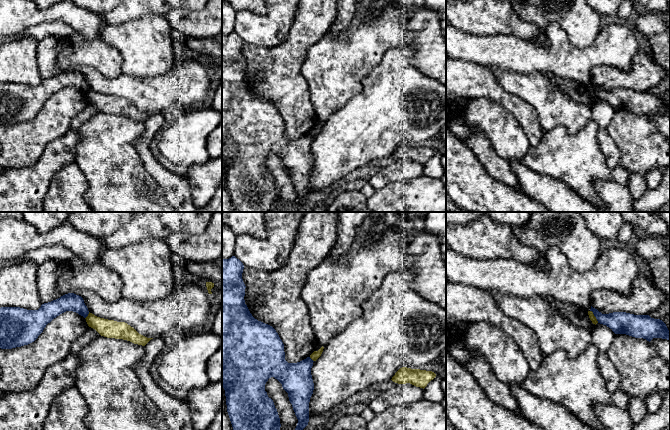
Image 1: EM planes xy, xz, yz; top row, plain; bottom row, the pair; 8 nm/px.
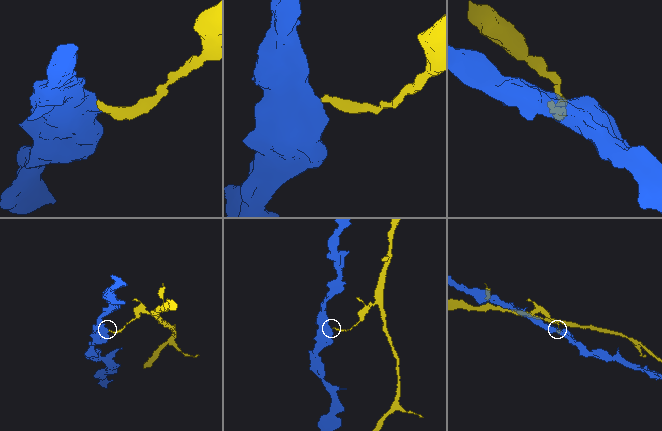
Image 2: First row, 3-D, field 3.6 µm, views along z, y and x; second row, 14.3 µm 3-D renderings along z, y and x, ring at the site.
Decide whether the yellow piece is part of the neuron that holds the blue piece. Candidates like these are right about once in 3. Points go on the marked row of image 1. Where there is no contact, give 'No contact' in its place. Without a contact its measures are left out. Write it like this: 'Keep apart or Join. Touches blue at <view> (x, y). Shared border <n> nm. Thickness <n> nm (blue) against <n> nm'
Keep apart. Touches blue at yz (594, 315). Shared border 120 nm. Thickness 180 nm (blue) against 50 nm

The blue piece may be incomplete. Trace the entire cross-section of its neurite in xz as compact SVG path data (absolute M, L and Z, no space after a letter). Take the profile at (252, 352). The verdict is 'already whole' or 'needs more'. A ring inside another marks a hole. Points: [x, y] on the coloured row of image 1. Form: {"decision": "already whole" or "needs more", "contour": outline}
{"decision": "already whole", "contour": "M235 256L222 259L222 387L225 390L227 412L233 430L280 430L280 418L274 402L265 391L265 384L274 377L288 393L295 415L298 419L295 430L303 430L309 422L309 402L314 383L311 375L313 360L310 357L297 362L285 360L284 344L276 330L255 319L245 304L245 284L242 279L244 265Z"}

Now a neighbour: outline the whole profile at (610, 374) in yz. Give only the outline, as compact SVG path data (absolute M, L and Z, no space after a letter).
M599 352L597 355L597 364L600 373L605 380L605 384L611 393L620 388L621 376L609 356L605 352Z

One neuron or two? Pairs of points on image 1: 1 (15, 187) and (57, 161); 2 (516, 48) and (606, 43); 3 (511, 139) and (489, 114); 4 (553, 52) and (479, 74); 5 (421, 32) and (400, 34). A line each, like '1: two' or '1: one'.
1: one
2: one
3: one
4: two
5: two

